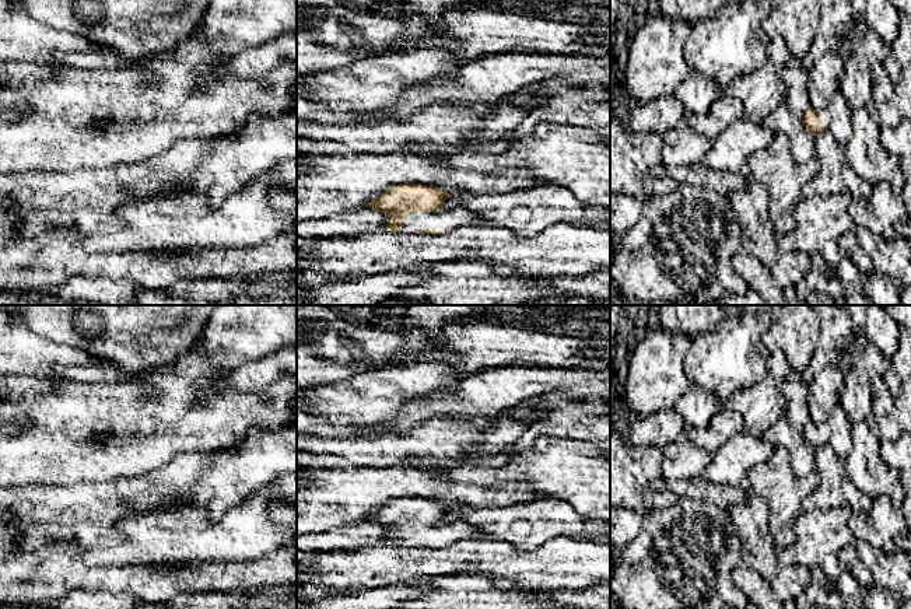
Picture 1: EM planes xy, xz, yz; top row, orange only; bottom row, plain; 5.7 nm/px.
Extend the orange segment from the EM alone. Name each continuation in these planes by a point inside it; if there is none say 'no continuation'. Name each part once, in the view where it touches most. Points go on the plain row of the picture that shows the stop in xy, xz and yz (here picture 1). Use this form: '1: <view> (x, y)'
1: xz (452, 532)

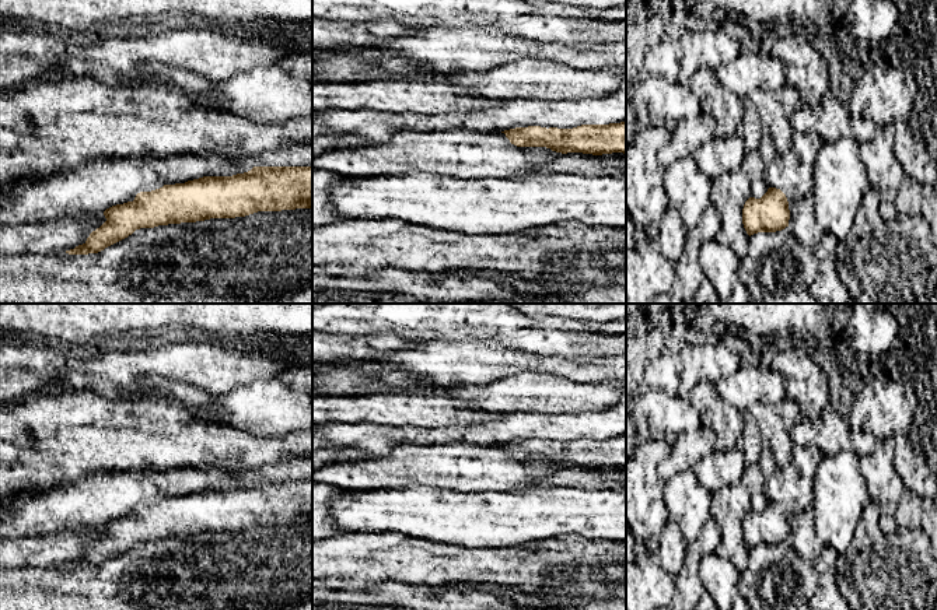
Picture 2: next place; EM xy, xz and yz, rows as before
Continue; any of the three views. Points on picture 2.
no continuation

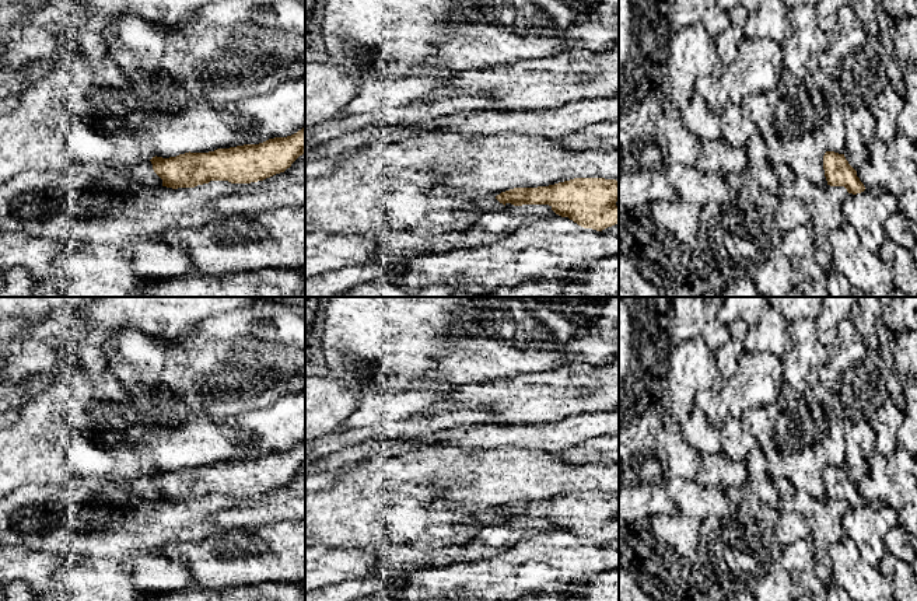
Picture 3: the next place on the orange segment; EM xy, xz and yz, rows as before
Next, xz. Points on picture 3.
no continuation

